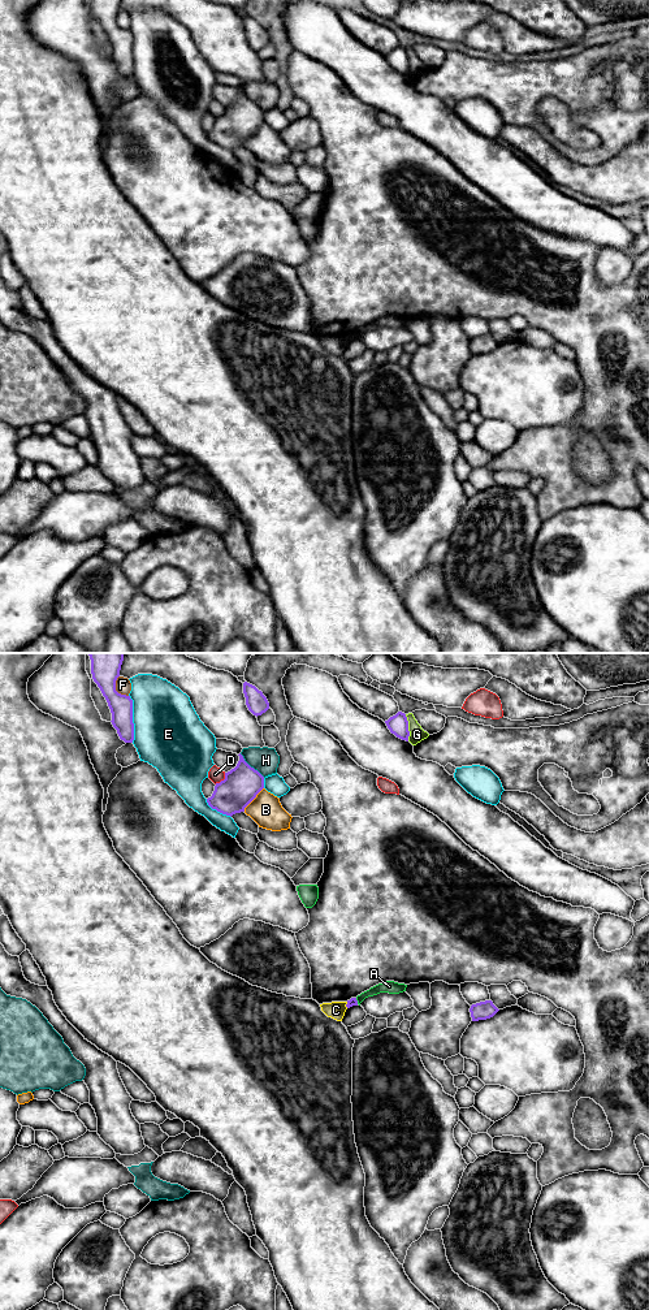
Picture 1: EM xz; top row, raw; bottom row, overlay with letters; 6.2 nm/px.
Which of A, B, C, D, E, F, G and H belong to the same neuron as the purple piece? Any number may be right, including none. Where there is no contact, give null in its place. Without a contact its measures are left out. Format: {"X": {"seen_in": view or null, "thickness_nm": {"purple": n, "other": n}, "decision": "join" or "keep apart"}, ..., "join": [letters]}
{"A": {"seen_in": "xz", "thickness_nm": {"purple": 50, "other": 80}, "decision": "keep apart"}, "B": {"seen_in": "xz", "thickness_nm": {"purple": 220, "other": 200}, "decision": "keep apart"}, "C": {"seen_in": "xz", "thickness_nm": {"purple": 50, "other": 110}, "decision": "keep apart"}, "D": {"seen_in": "xz", "thickness_nm": {"purple": 220, "other": 90}, "decision": "keep apart"}, "E": {"seen_in": "xz", "thickness_nm": {"purple": 140, "other": 440}, "decision": "keep apart"}, "F": {"seen_in": "xz", "thickness_nm": {"purple": 200, "other": 100}, "decision": "keep apart"}, "G": {"seen_in": "xz", "thickness_nm": {"purple": 130, "other": 100}, "decision": "keep apart"}, "H": {"seen_in": "xz", "thickness_nm": {"purple": 220, "other": 160}, "decision": "keep apart"}, "join": []}

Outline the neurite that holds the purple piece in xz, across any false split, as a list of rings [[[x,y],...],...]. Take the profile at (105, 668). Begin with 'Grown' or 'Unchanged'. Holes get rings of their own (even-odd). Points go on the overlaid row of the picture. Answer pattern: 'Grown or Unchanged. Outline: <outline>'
Unchanged. Outline: [[[88,653],[91,660],[91,674],[100,688],[112,713],[112,725],[121,740],[133,743],[133,700],[130,696],[116,691],[116,680],[120,676],[124,653]]]

